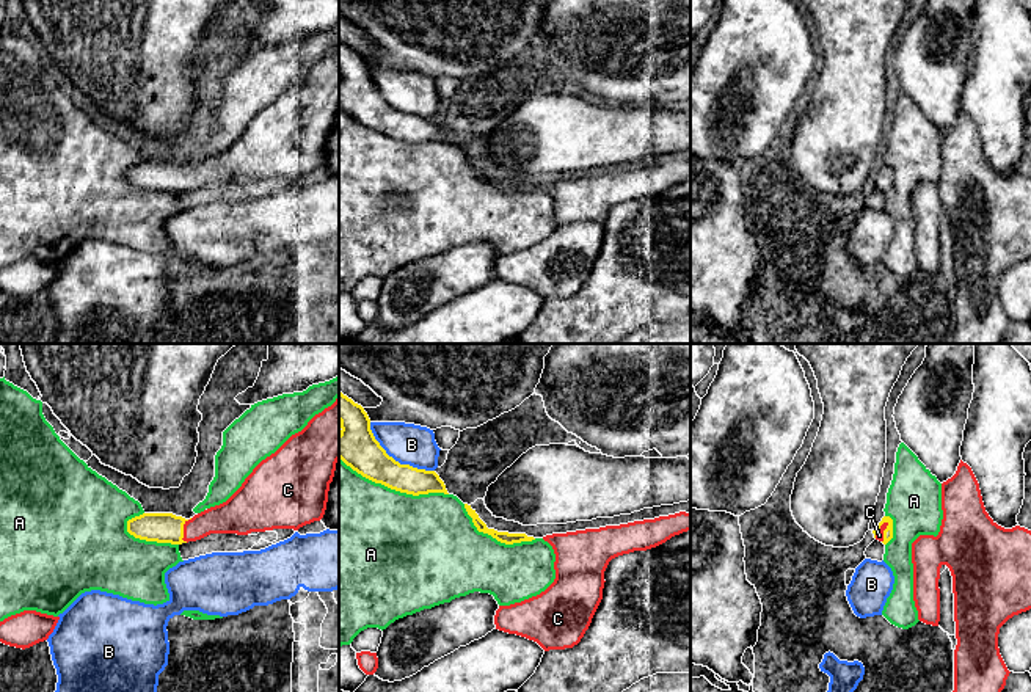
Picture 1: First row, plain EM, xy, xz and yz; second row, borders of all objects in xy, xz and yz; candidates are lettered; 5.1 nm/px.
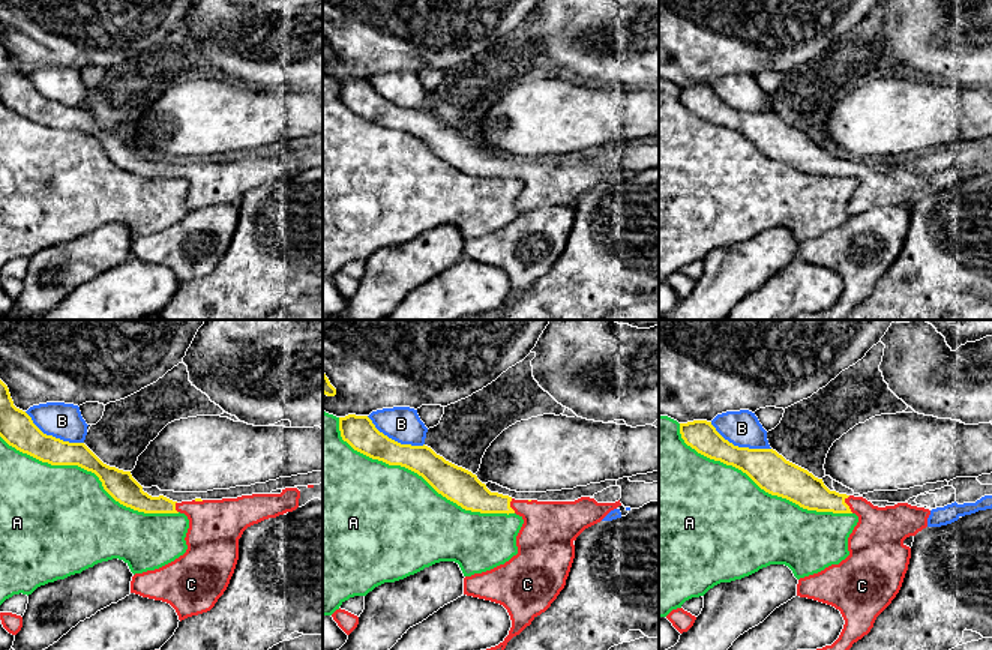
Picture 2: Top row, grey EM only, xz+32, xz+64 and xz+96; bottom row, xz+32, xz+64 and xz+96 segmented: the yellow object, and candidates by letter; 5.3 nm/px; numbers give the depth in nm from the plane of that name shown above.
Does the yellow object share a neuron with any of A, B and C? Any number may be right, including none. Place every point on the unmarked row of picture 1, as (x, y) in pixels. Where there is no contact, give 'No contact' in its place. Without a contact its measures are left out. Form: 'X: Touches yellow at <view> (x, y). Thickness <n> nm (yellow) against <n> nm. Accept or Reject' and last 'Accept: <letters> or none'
A: Touches yellow at xz (394, 137). Thickness 190 nm (yellow) against 480 nm. Reject
B: Touches yellow at xz (394, 109). Thickness 200 nm (yellow) against 220 nm. Reject
C: Touches yellow at xy (182, 178). Thickness 160 nm (yellow) against 160 nm. Accept
Accept: C

